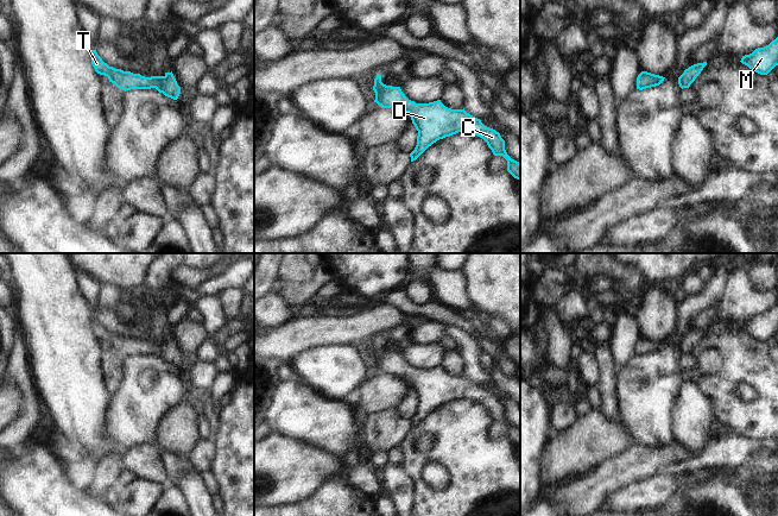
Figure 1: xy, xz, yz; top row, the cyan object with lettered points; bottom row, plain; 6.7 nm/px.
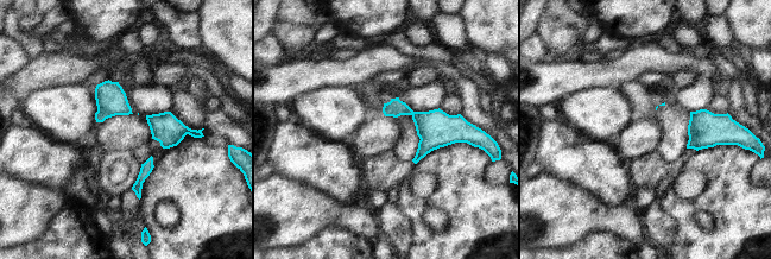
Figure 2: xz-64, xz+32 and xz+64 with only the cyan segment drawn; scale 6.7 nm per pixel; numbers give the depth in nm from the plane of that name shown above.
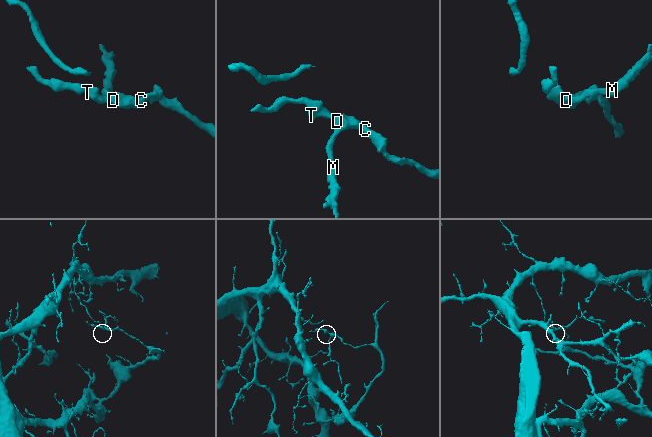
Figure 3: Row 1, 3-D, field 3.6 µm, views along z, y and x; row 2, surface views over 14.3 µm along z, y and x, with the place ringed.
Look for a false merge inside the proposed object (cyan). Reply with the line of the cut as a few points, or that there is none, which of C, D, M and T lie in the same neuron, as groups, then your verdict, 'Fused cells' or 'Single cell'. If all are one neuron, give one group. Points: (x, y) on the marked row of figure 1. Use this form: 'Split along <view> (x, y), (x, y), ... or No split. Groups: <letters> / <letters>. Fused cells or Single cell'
No split. Groups: C D M T. Single cell

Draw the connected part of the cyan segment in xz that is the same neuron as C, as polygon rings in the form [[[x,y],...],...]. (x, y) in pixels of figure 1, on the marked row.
[[[381,75],[374,78],[373,90],[375,100],[381,108],[391,108],[409,113],[418,131],[417,145],[410,153],[411,162],[416,161],[429,146],[439,139],[458,132],[469,132],[482,138],[494,156],[502,156],[507,161],[507,171],[520,181],[520,163],[512,159],[505,150],[505,140],[500,133],[485,126],[480,119],[463,109],[445,107],[441,100],[429,103],[416,103],[409,100],[400,87],[386,86]]]

